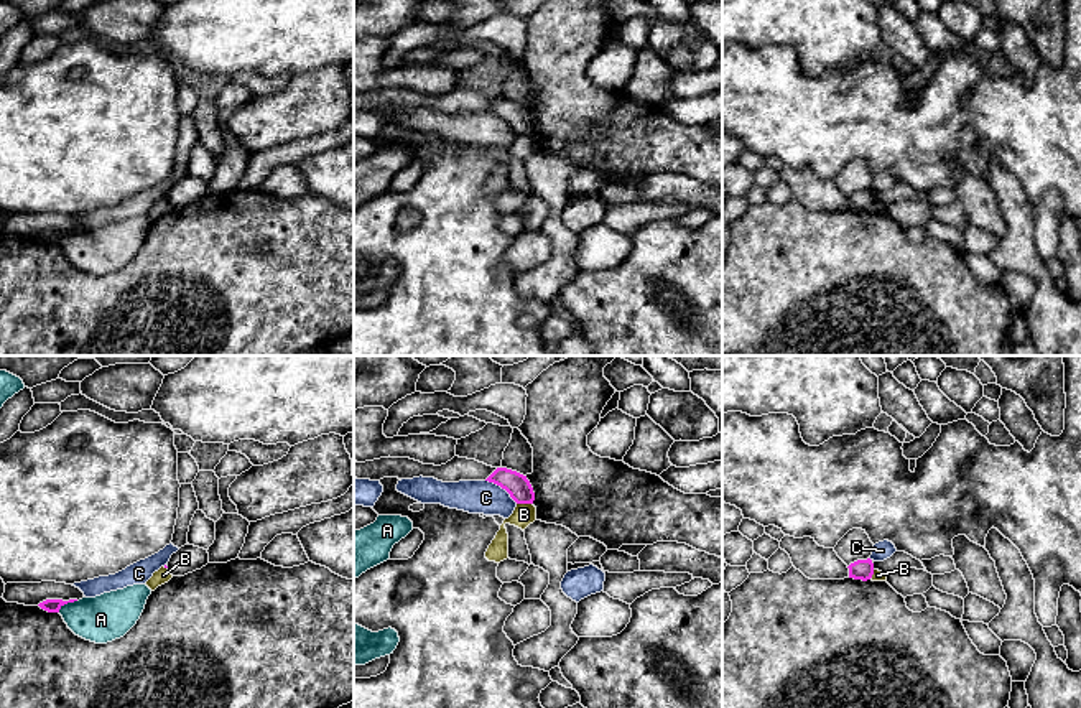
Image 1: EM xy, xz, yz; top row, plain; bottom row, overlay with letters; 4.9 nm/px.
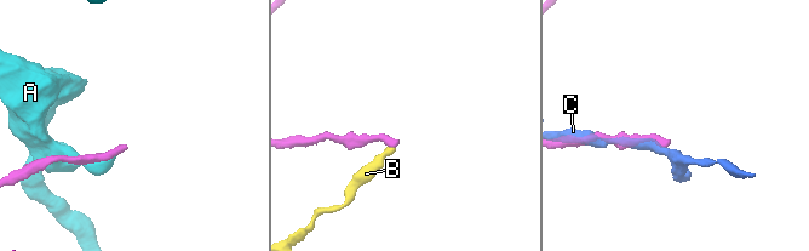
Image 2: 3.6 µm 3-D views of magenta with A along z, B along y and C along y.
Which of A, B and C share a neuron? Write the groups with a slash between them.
A / B / C

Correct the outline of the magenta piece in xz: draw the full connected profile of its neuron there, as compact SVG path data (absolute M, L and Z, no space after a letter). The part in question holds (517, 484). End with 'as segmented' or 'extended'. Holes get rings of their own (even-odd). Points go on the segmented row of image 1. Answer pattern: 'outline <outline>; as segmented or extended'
outline M497 468L485 481L505 489L517 504L533 504L535 501L530 481L517 471Z; as segmented

